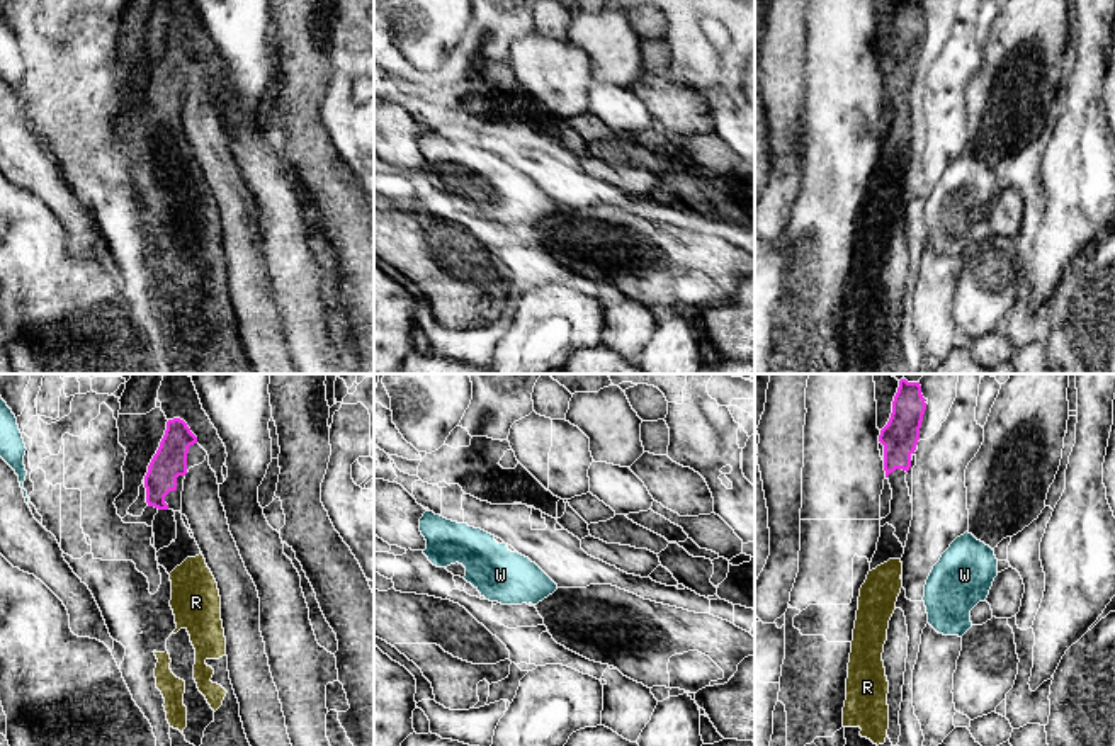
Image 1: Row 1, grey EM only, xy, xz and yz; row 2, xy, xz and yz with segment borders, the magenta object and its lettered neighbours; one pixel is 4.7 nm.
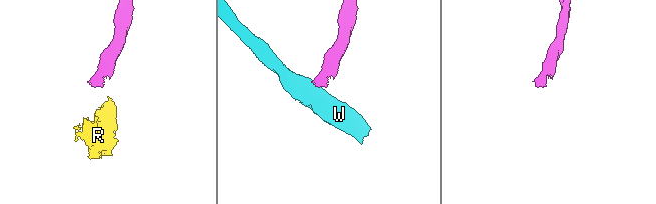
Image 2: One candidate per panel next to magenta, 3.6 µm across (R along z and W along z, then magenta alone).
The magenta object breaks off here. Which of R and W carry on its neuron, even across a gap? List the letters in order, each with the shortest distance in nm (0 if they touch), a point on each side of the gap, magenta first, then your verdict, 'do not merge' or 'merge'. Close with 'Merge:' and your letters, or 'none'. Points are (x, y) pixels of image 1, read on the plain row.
R: 260 nm | xy (167, 128), (187, 177) | merge
W: 400 nm | yz (906, 90), (957, 157) | do not merge
Merge: R

